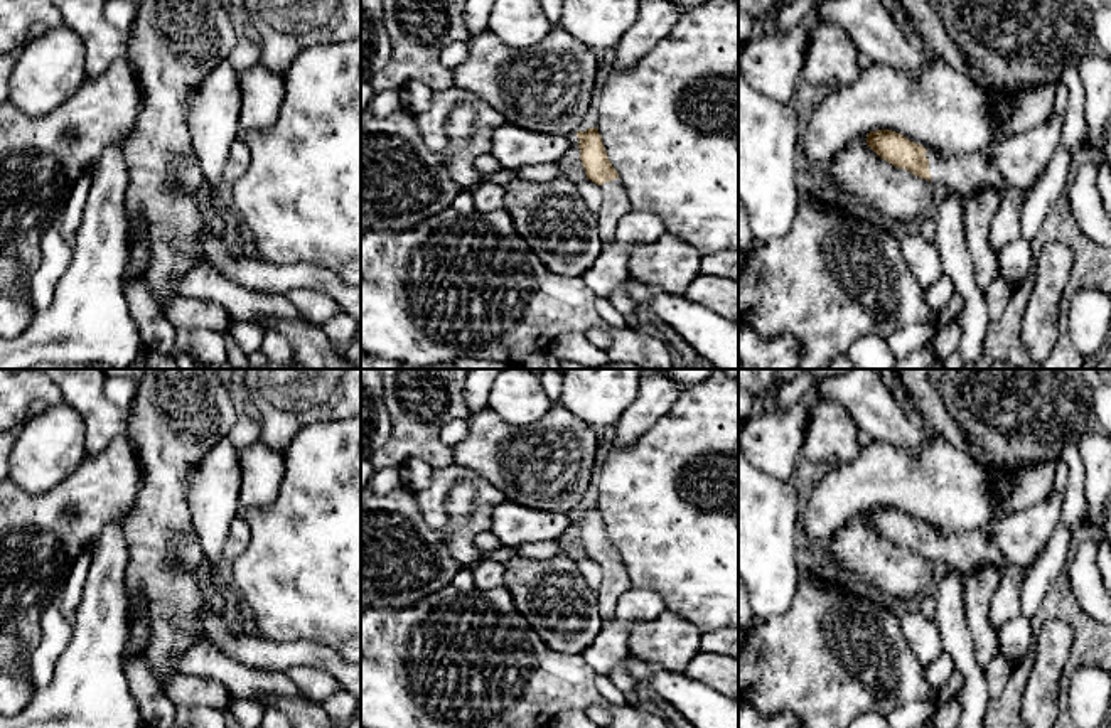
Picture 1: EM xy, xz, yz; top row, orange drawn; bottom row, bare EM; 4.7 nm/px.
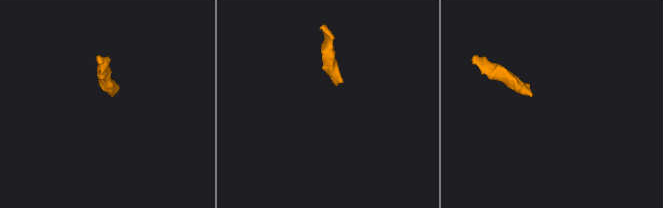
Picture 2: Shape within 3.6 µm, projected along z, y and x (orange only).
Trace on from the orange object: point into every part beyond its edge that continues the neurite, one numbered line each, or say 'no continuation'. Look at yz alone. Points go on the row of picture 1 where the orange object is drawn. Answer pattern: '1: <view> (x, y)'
1: yz (965, 174)

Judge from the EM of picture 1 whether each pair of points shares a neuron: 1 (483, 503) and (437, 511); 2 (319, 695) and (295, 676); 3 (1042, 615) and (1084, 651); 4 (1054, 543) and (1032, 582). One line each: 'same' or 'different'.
1: same
2: same
3: same
4: same

